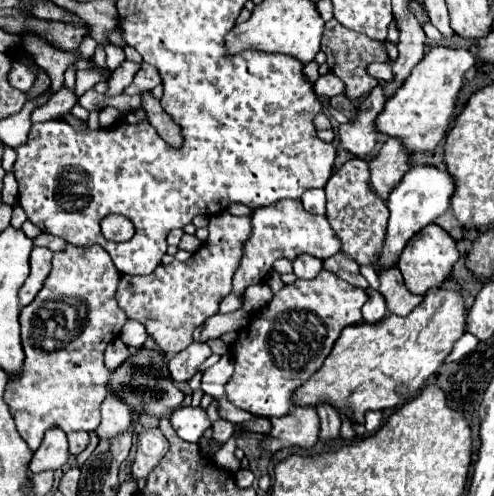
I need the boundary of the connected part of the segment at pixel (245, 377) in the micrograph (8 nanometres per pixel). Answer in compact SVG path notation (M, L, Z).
M322 268L320 274L312 280L296 280L284 286L278 294L274 294L274 298L262 310L250 314L250 322L238 332L238 338L230 346L230 356L234 360L234 374L226 384L228 400L254 416L264 416L264 418L286 416L292 408L290 398L294 390L322 366L326 354L330 354L340 332L346 326L364 322L362 306L366 304L366 300L368 296L362 288L356 288L340 280L326 268Z

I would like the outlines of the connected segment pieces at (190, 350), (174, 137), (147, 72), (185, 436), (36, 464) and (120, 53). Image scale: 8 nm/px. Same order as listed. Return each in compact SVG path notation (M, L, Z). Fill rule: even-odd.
M192 342L186 350L178 352L174 358L170 358L168 362L168 370L174 382L188 382L196 372L198 366L212 354L208 344L200 344L200 342Z
M142 94L142 108L148 114L148 122L158 130L158 134L164 138L166 144L170 146L182 146L184 136L180 126L162 110L160 100L156 100L152 94Z
M142 62L142 66L140 66L140 70L136 72L132 84L124 90L124 93L132 96L142 94L142 92L150 92L150 90L152 90L154 86L158 86L158 84L160 84L160 74L158 74L158 70L156 70L154 66L150 66L150 64Z
M186 406L186 408L174 410L170 416L170 424L182 440L192 444L198 444L198 438L202 438L204 430L212 426L206 416L206 410L202 410L200 406L198 408Z
M50 430L50 432L46 432L42 446L34 452L30 470L34 474L46 472L46 470L54 472L66 464L68 456L70 456L70 452L68 452L66 434L62 434L62 430Z
M106 44L104 50L106 50L108 68L110 68L110 74L112 74L112 72L126 60L126 58L124 58L124 50L122 50L122 48L116 48L116 46L110 46L110 44Z

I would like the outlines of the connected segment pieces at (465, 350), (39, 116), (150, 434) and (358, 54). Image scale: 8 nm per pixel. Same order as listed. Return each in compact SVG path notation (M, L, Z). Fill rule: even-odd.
M462 334L462 336L454 342L452 352L448 354L446 362L456 362L456 360L464 358L464 356L466 356L466 354L470 354L476 346L478 346L478 338L474 338L472 334Z
M62 86L62 90L56 92L44 106L32 112L32 122L36 124L36 122L46 122L46 120L66 120L74 104L76 104L74 92Z
M150 428L138 434L138 444L136 444L136 460L130 468L130 476L134 480L146 478L156 464L164 458L168 446L166 446L166 438L160 432L160 428Z
M330 20L326 22L324 26L324 36L322 36L322 52L326 54L326 64L330 68L330 72L334 76L338 76L346 90L344 90L344 96L348 100L356 100L356 98L362 98L366 96L372 88L378 86L378 80L372 78L366 68L368 64L372 62L388 62L388 50L382 42L364 42L364 36L354 32L354 30L346 30L340 26L340 22L336 20Z

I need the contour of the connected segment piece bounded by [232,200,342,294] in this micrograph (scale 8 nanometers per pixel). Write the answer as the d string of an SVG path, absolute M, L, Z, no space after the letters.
M278 200L274 206L258 208L252 212L252 236L244 246L244 256L240 268L234 274L234 292L242 294L248 286L264 282L272 270L274 260L288 258L294 260L298 254L312 254L320 260L340 252L342 244L334 234L332 226L324 216L308 214L300 200Z

